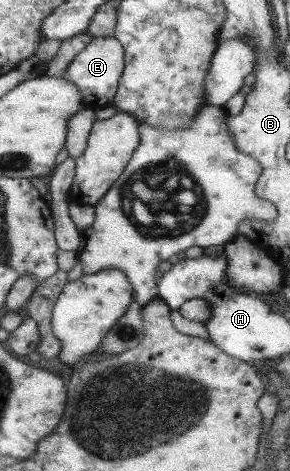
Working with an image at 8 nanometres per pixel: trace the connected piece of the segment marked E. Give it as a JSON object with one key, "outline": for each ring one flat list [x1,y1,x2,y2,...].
{"outline":[[92,37,82,52,79,52,66,70,64,78,78,86,78,92,82,94,84,107,95,111,106,105,110,105,115,97,120,78,125,68,124,48,117,38]]}

